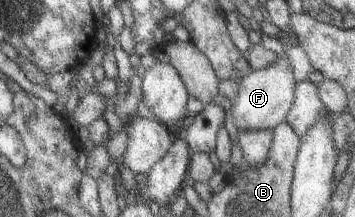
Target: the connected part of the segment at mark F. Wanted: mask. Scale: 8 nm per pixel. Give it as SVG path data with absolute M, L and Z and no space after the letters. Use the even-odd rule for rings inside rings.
M277 49L277 52L273 64L252 70L243 76L239 82L236 82L235 98L231 100L231 106L229 106L229 116L231 116L236 130L272 129L283 121L285 114L291 108L296 82L293 74L291 74L289 60L281 50Z

